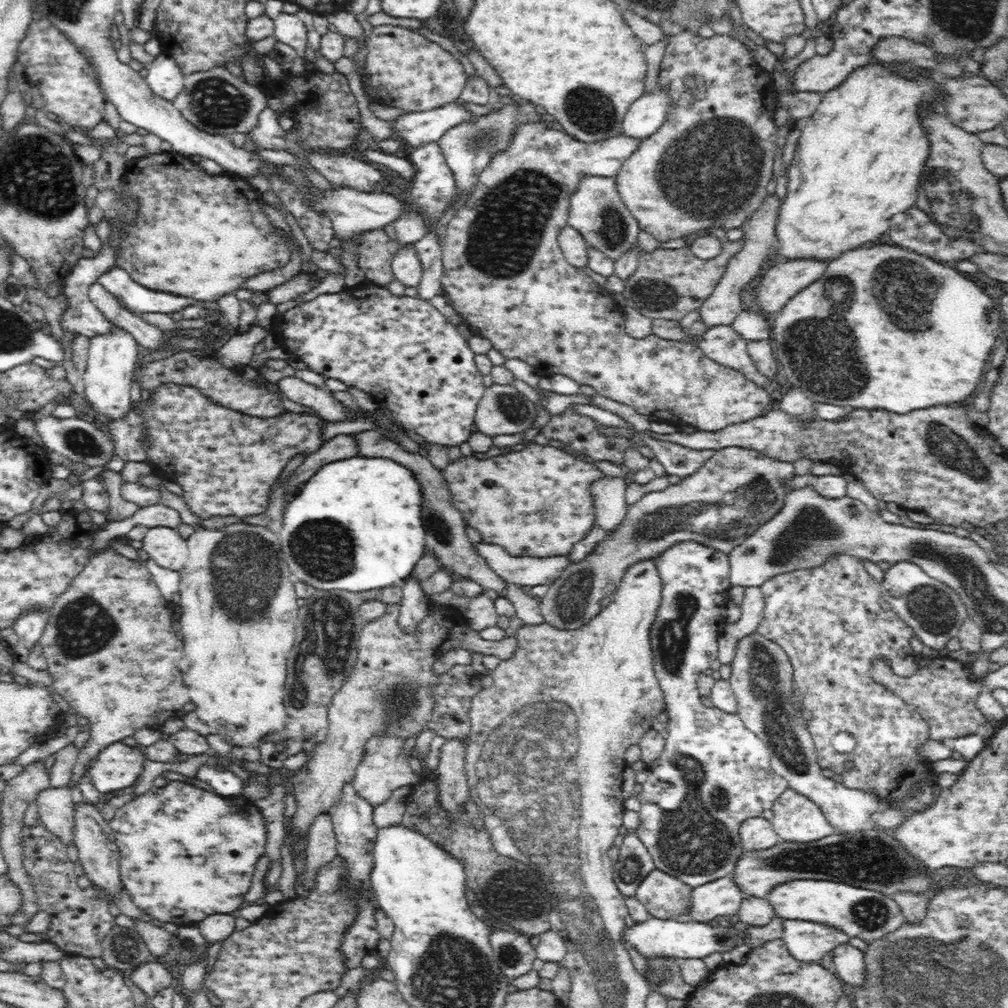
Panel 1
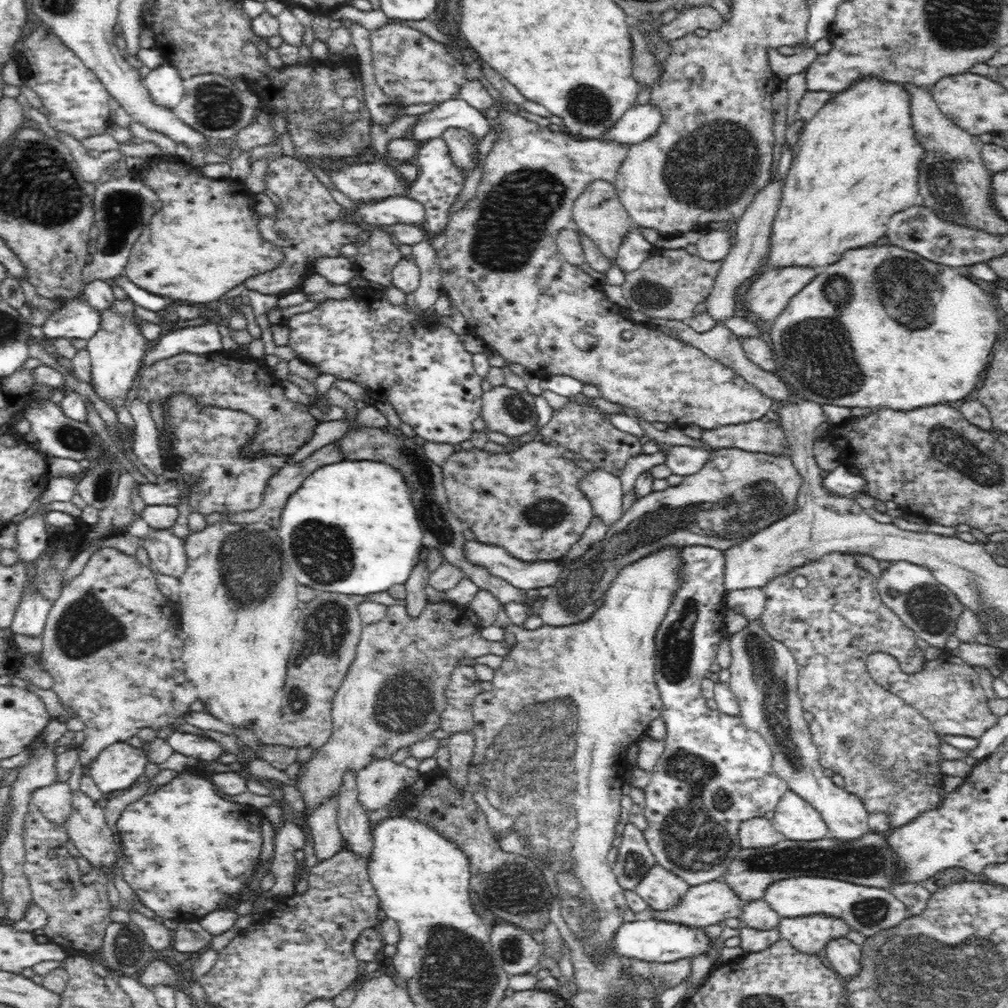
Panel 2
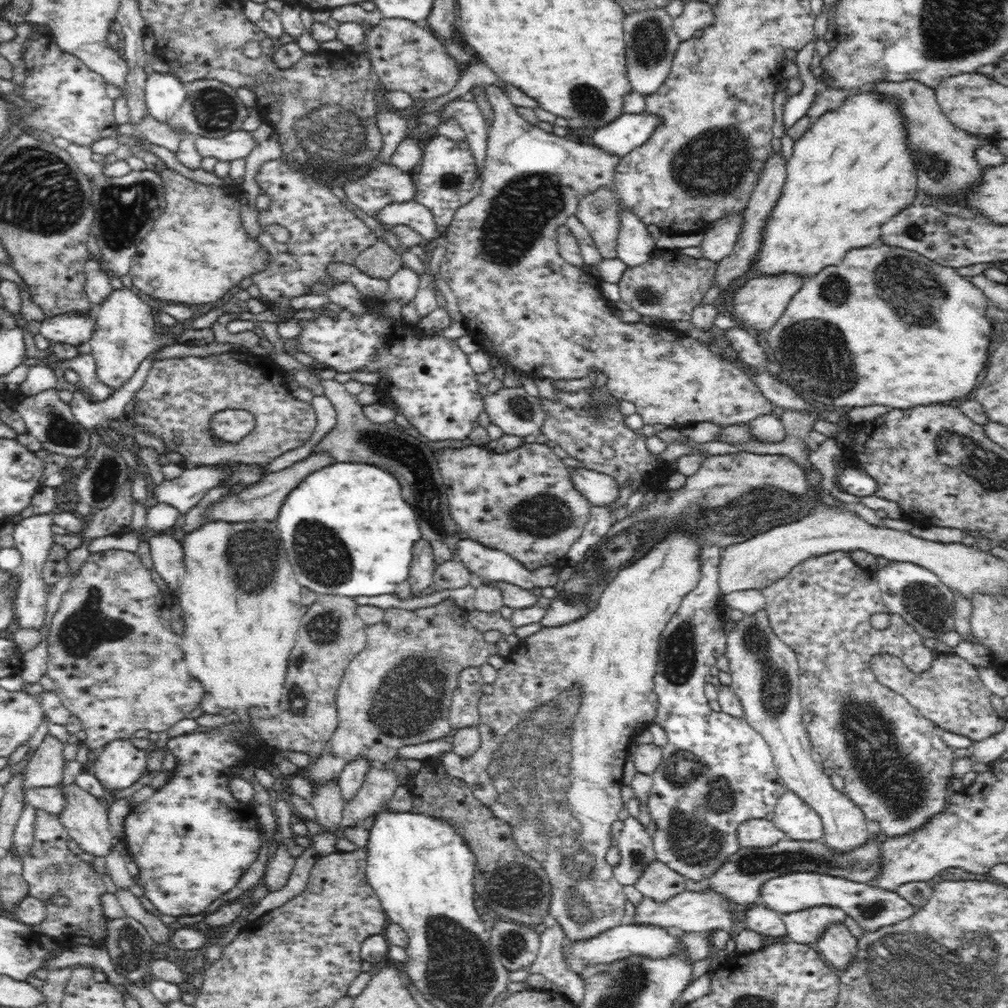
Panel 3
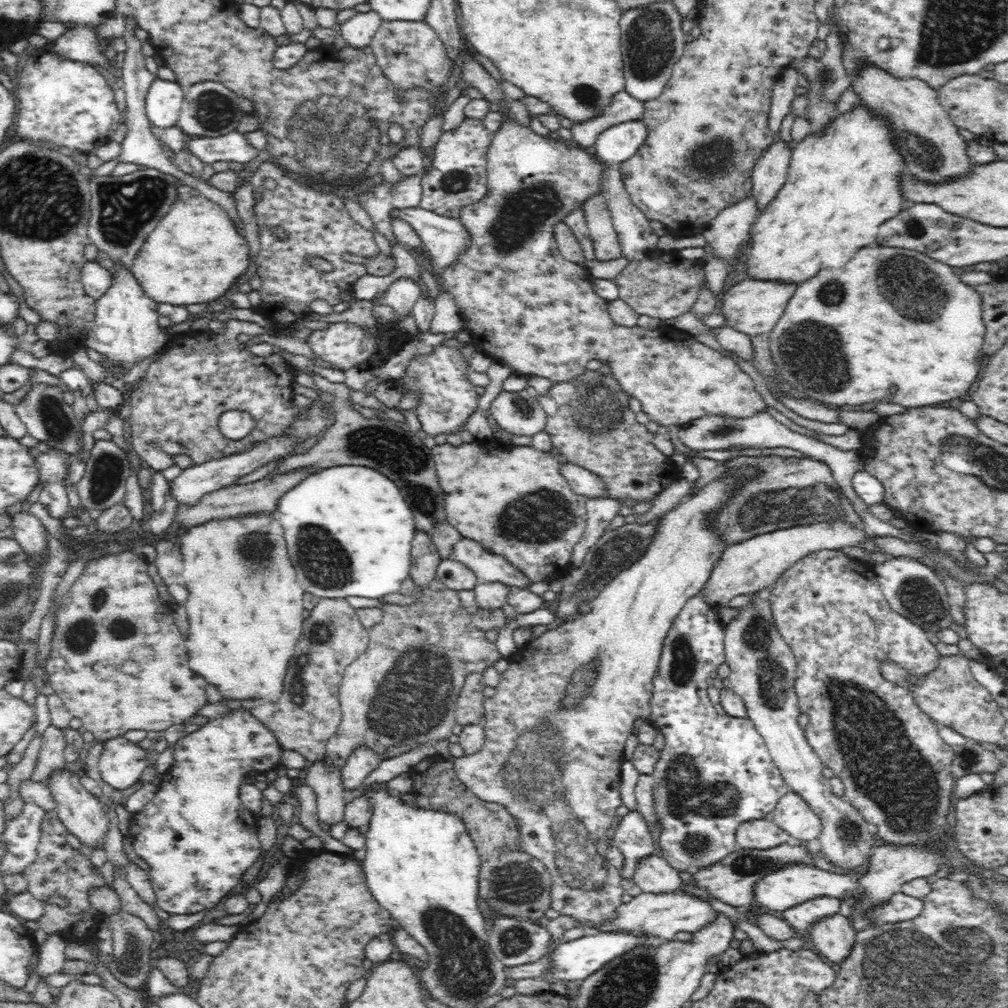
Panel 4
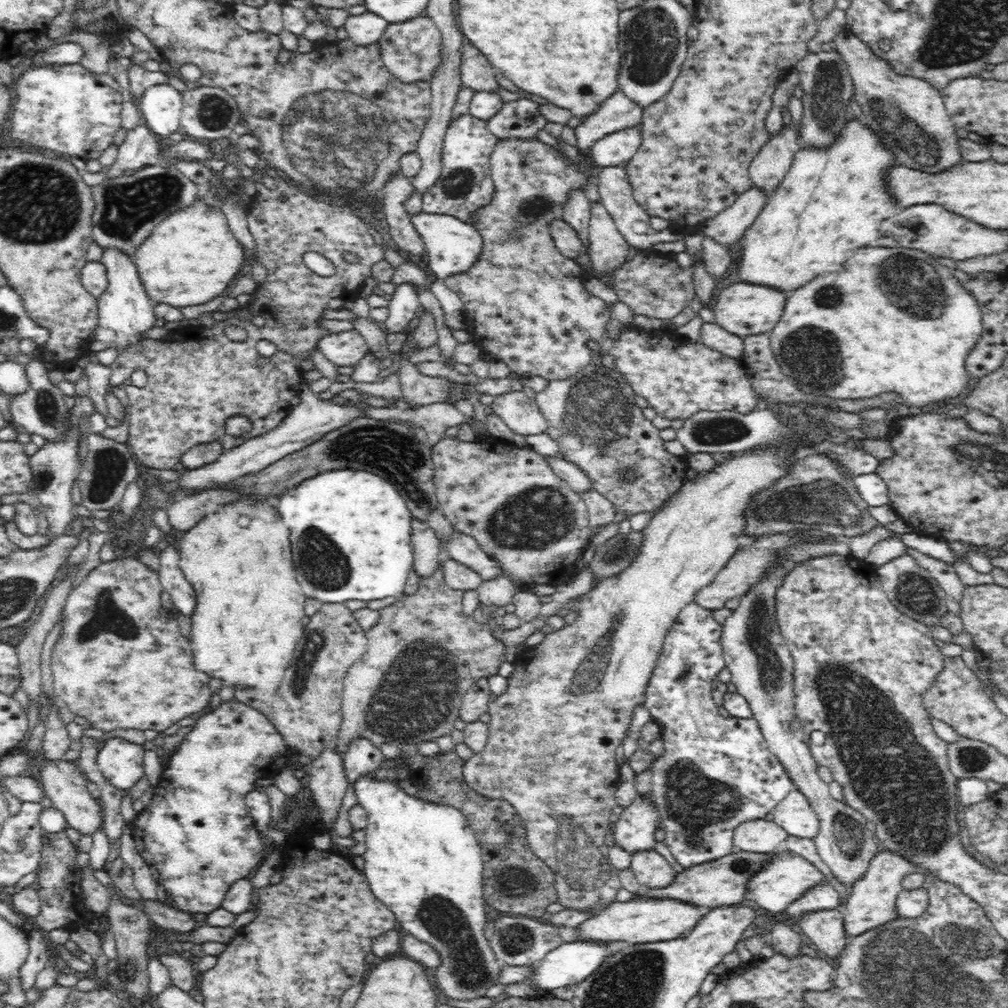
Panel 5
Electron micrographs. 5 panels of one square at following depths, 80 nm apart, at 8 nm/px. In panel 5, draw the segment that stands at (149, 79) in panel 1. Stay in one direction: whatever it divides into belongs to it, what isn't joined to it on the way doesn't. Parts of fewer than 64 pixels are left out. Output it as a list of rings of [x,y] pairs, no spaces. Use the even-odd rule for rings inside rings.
[[[156,84],[149,87],[138,104],[143,122],[158,138],[181,132],[183,95],[170,84]]]

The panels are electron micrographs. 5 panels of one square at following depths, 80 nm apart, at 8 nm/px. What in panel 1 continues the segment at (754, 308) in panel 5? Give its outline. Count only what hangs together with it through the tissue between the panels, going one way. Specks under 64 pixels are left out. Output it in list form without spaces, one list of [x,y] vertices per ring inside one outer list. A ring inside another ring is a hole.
[[[818,259],[779,260],[762,277],[756,289],[760,308],[772,316],[795,295],[826,272],[828,262]]]

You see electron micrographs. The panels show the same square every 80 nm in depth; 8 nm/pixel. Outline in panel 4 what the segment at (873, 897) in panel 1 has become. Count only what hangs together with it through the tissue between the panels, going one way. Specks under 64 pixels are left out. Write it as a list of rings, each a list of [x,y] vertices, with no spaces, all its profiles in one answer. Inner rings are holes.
[[[792,862],[788,866],[782,866],[782,870],[774,870],[772,874],[766,874],[762,880],[754,884],[754,900],[760,906],[768,910],[776,910],[776,912],[784,912],[792,906],[818,898],[818,896],[829,896],[848,902],[848,900],[858,898],[858,894],[860,894],[860,887],[854,876],[831,873],[801,862]],[[902,892],[893,894],[889,901],[873,908],[871,912],[872,926],[916,918],[923,908],[922,898],[914,898]]]

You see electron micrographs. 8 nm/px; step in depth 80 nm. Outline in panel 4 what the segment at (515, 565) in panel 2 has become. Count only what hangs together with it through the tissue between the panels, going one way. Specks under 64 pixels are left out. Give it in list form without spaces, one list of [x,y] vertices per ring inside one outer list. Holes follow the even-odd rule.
[[[462,537],[452,548],[453,560],[465,565],[476,577],[486,583],[504,583],[509,588],[520,589],[529,589],[533,584],[502,555],[492,554],[479,542]]]

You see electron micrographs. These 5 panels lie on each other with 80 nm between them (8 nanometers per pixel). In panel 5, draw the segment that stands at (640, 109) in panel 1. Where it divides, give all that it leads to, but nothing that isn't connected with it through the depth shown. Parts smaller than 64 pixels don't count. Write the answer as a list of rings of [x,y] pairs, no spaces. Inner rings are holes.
[[[639,126],[612,132],[598,140],[585,153],[590,165],[602,166],[605,170],[627,163],[640,149],[643,137]]]

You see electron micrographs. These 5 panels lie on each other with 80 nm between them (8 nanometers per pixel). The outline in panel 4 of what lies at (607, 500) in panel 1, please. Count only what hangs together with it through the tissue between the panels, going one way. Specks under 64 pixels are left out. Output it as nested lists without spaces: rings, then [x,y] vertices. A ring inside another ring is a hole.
[[[569,462],[560,464],[560,473],[570,483],[576,494],[587,498],[608,497],[606,483],[590,470]]]

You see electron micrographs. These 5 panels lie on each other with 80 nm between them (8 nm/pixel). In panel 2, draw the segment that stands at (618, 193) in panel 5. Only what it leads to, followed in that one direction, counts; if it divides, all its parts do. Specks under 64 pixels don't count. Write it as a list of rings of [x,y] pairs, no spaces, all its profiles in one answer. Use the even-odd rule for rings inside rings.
[[[635,225],[630,230],[630,234],[624,238],[624,242],[621,242],[614,261],[622,272],[628,274],[640,268],[640,265],[652,254],[654,248],[654,245],[644,239],[639,227]]]

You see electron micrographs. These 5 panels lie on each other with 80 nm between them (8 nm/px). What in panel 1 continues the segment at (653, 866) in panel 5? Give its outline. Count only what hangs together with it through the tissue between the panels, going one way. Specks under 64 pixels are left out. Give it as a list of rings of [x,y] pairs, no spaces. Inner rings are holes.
[[[655,868],[643,878],[635,892],[635,897],[647,908],[650,916],[662,920],[685,919],[692,904],[692,888],[685,882]]]

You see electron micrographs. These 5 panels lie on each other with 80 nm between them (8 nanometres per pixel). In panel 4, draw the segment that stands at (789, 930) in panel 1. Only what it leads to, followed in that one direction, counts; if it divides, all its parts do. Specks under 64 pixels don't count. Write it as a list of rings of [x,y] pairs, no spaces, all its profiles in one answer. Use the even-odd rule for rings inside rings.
[[[818,896],[818,898],[806,900],[782,912],[785,921],[793,928],[795,936],[803,939],[808,938],[810,926],[814,922],[834,914],[840,914],[840,900],[829,896]]]

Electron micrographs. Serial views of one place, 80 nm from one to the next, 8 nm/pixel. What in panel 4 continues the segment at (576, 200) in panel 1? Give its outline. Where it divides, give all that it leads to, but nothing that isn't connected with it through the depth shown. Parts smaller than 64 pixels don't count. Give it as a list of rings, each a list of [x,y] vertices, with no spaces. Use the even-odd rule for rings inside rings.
[[[600,192],[583,202],[584,219],[594,247],[594,258],[599,261],[617,259],[622,256],[612,216],[606,199]]]

